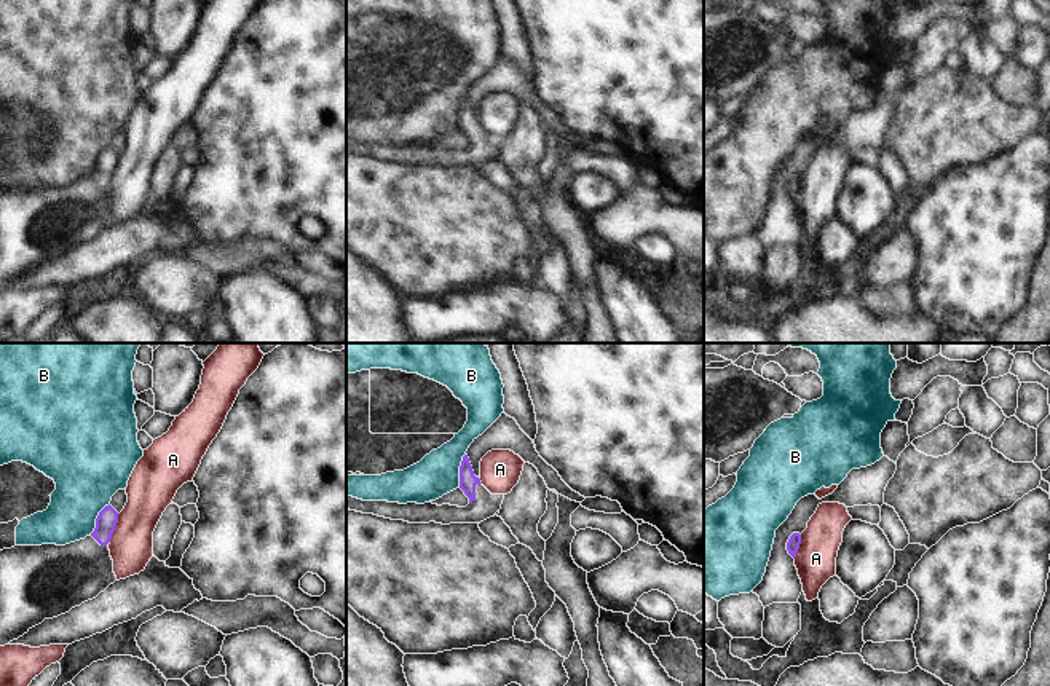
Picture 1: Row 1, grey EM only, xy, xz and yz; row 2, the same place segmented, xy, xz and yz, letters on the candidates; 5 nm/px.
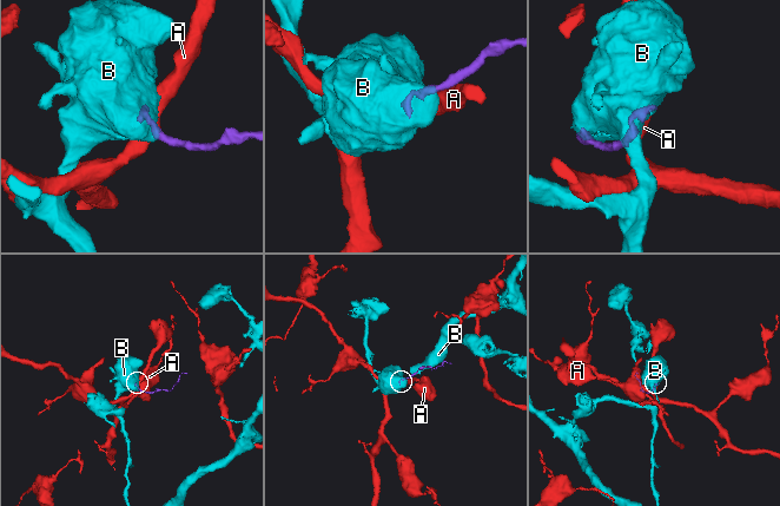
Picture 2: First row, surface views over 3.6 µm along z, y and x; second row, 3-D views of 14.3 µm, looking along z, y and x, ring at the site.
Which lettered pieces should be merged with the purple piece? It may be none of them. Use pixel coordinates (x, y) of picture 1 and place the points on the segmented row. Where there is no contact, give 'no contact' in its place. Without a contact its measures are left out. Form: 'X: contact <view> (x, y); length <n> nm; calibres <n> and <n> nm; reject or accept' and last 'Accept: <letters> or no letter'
A: contact xy (114, 528); length 150 nm; calibres 110 and 220 nm; reject
B: contact xy (96, 519); length 190 nm; calibres 110 and 360 nm; reject
Accept: no letter

